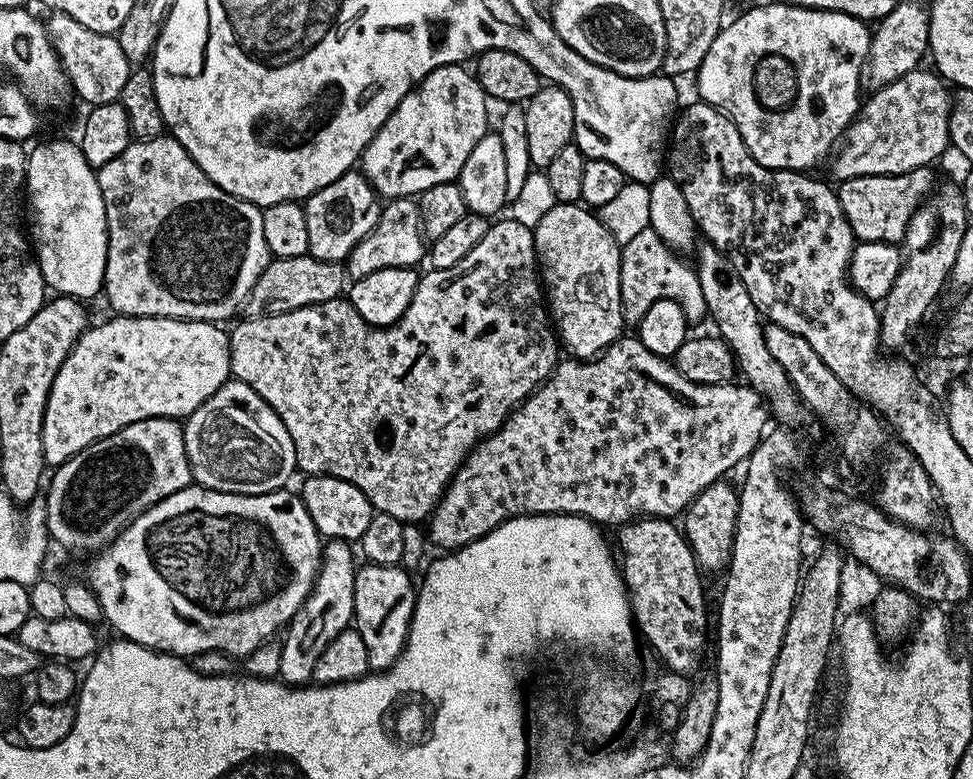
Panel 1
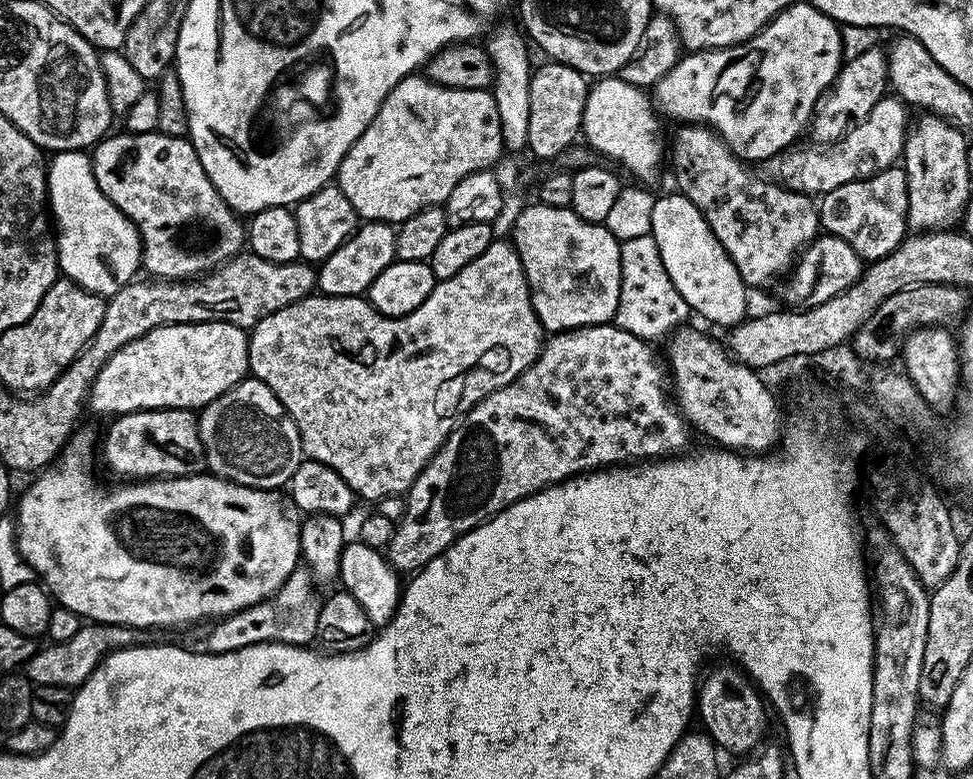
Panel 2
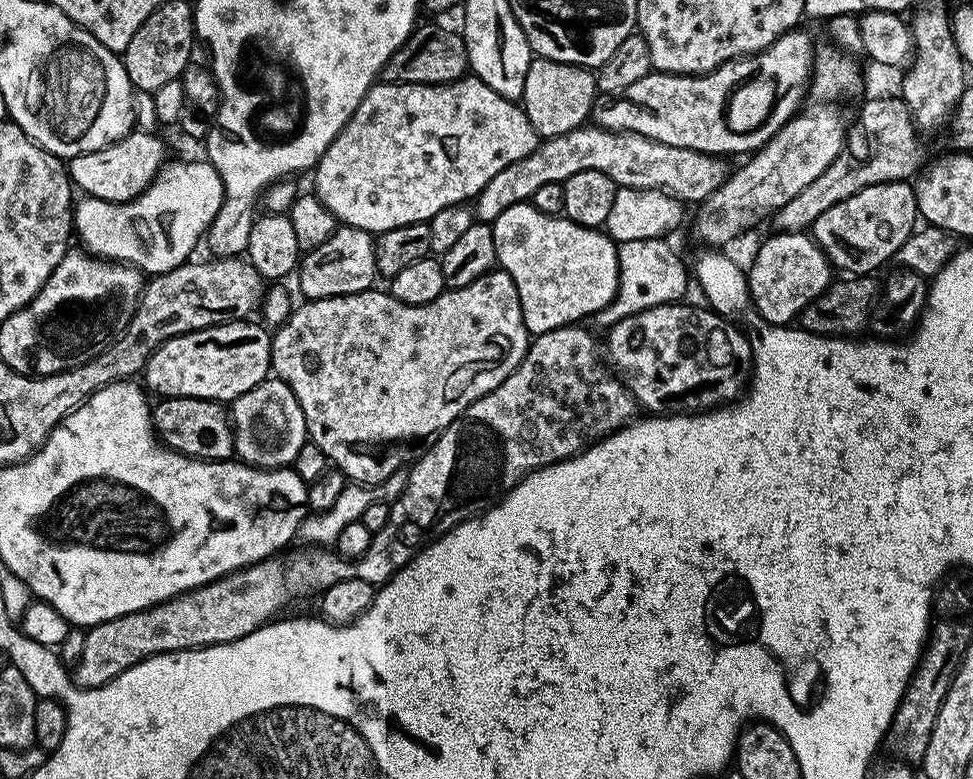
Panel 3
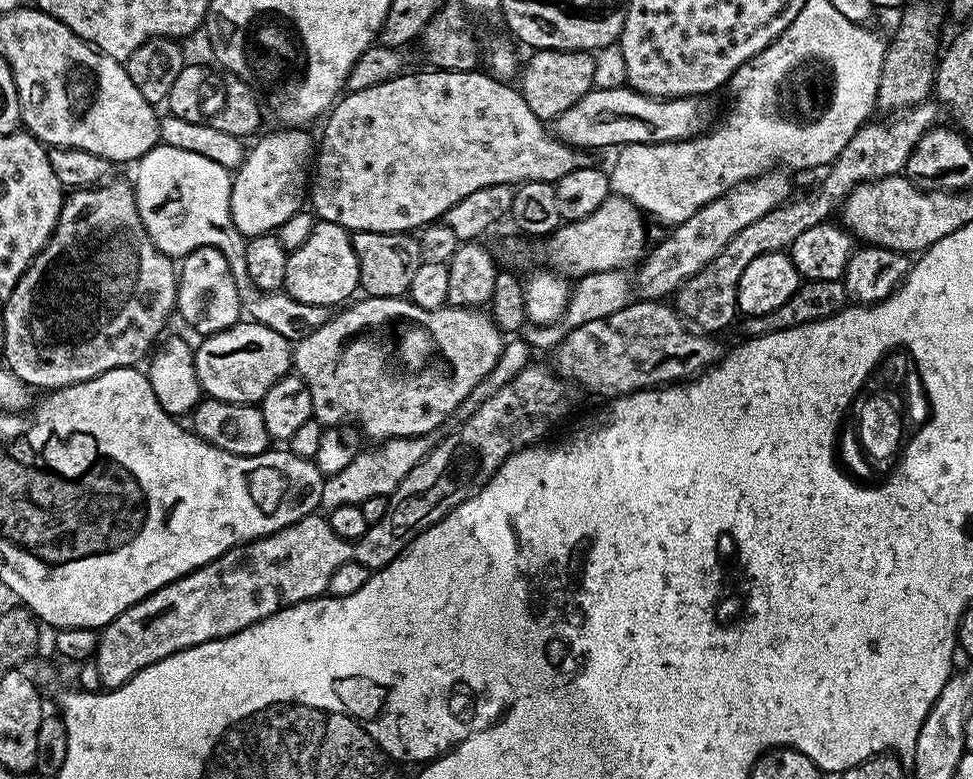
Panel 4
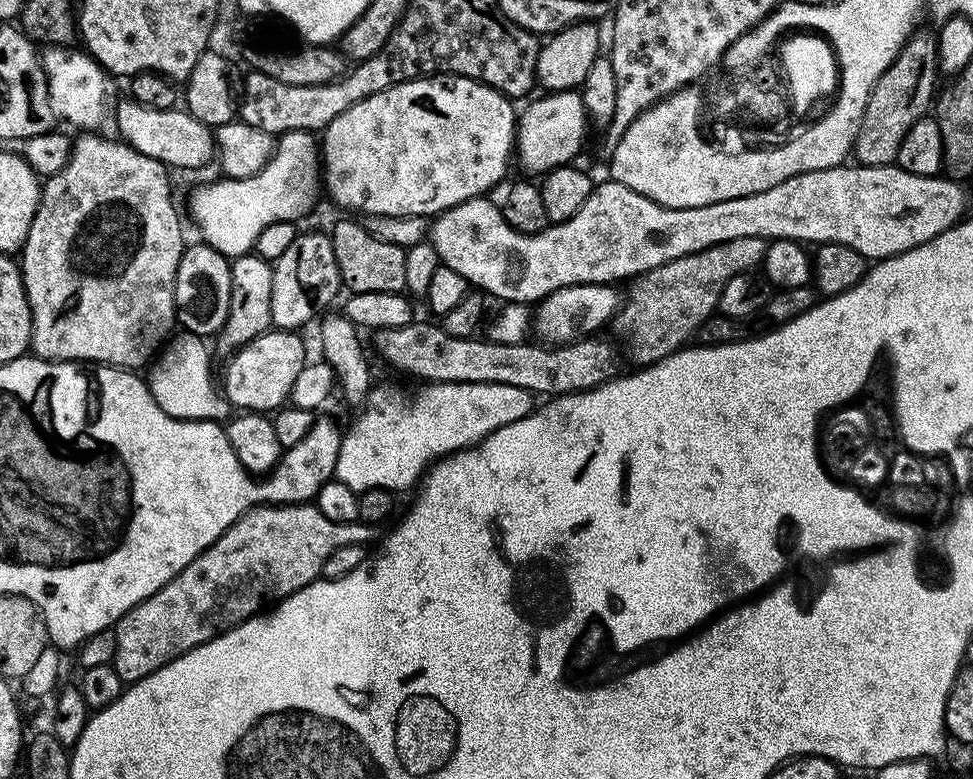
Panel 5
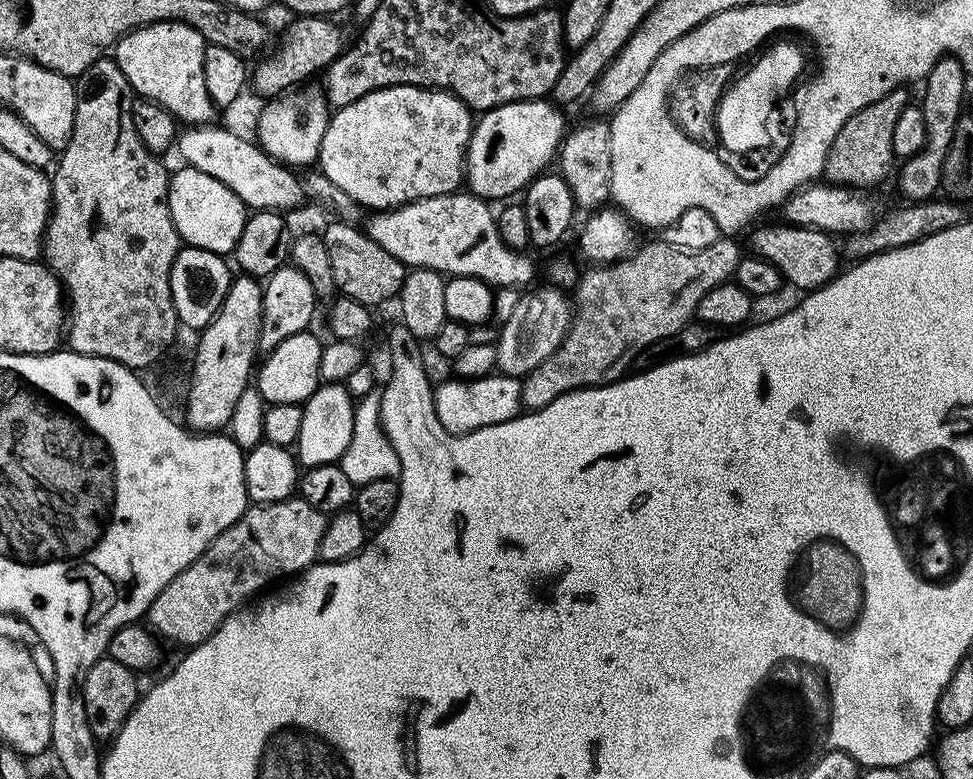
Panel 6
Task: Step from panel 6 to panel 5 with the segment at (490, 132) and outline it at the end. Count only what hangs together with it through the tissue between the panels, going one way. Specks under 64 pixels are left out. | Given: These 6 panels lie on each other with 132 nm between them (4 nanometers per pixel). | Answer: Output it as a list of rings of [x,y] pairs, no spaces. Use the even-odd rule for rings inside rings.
[[[579,91],[548,92],[536,100],[525,112],[519,113],[516,121],[514,156],[528,172],[547,174],[555,168],[571,165],[588,136],[590,121],[588,111]]]

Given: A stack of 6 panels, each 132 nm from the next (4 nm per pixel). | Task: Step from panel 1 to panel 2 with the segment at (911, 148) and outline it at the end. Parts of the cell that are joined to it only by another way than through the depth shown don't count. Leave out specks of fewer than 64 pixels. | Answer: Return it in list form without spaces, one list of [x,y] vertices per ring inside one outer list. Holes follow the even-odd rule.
[[[885,95],[884,99],[870,110],[865,120],[848,129],[841,140],[832,144],[822,144],[804,149],[793,146],[770,158],[759,161],[758,174],[763,180],[773,180],[783,188],[805,193],[813,198],[825,196],[830,190],[838,190],[846,182],[865,180],[879,172],[893,167],[903,157],[904,142],[908,138],[910,119],[909,105],[895,95]]]

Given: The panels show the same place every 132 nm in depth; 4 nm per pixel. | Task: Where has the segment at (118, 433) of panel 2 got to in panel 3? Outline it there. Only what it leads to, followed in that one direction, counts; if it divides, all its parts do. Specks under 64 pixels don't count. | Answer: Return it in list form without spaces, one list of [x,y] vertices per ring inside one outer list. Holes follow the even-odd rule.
[[[169,396],[151,409],[156,435],[169,448],[196,460],[231,460],[236,447],[232,437],[230,412],[219,400],[203,400],[189,396]]]

